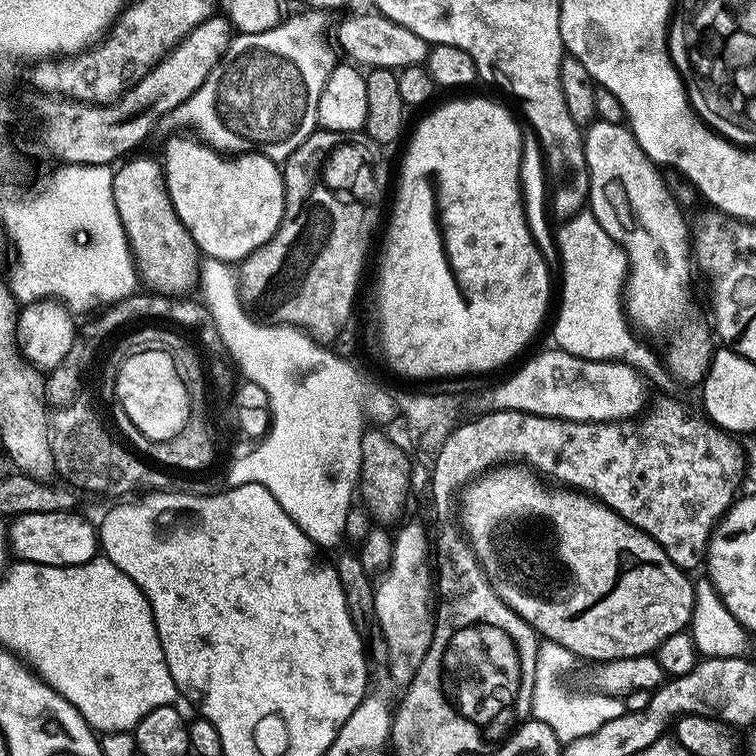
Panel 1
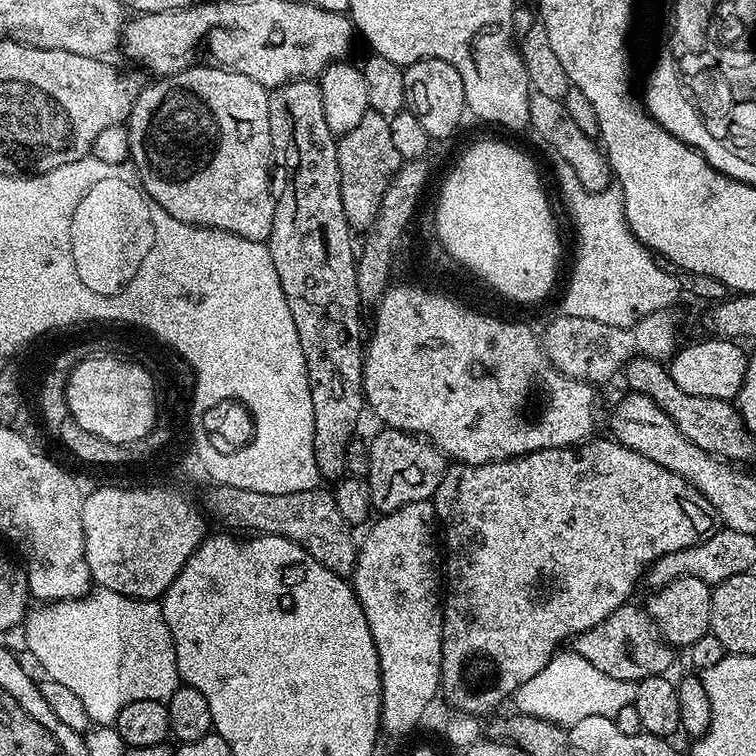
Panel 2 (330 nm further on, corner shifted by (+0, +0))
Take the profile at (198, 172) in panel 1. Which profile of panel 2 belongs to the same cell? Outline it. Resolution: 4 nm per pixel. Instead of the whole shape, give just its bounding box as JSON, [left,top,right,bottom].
[126,66,276,241]

